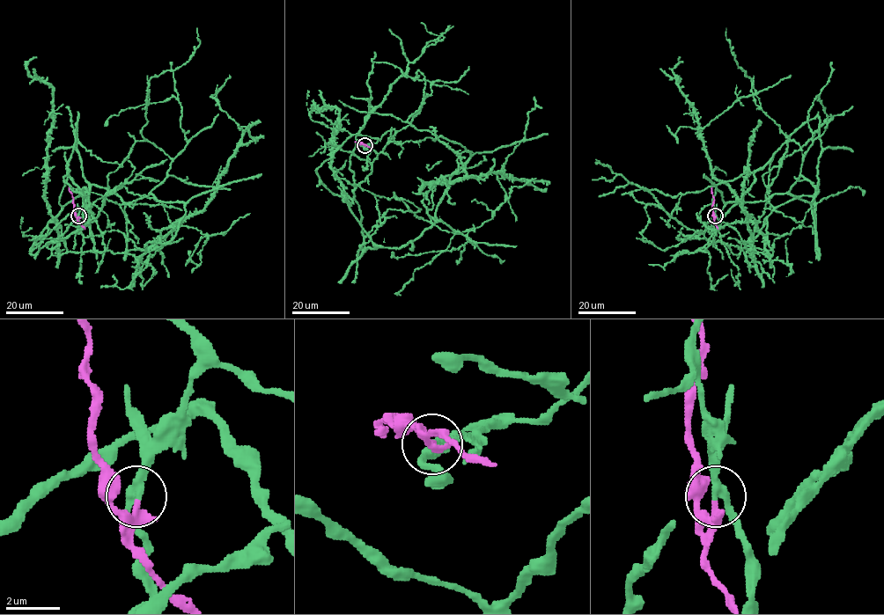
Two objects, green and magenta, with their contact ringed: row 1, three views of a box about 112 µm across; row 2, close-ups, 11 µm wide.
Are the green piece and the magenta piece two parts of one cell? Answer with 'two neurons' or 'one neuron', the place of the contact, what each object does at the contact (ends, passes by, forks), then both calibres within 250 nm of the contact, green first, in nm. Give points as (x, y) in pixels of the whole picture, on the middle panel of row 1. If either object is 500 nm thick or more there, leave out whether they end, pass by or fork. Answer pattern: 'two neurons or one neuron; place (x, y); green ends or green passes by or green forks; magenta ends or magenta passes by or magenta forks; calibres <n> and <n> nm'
two neurons; place (364, 145); green passes by; magenta ends; calibres 280 and 320 nm

